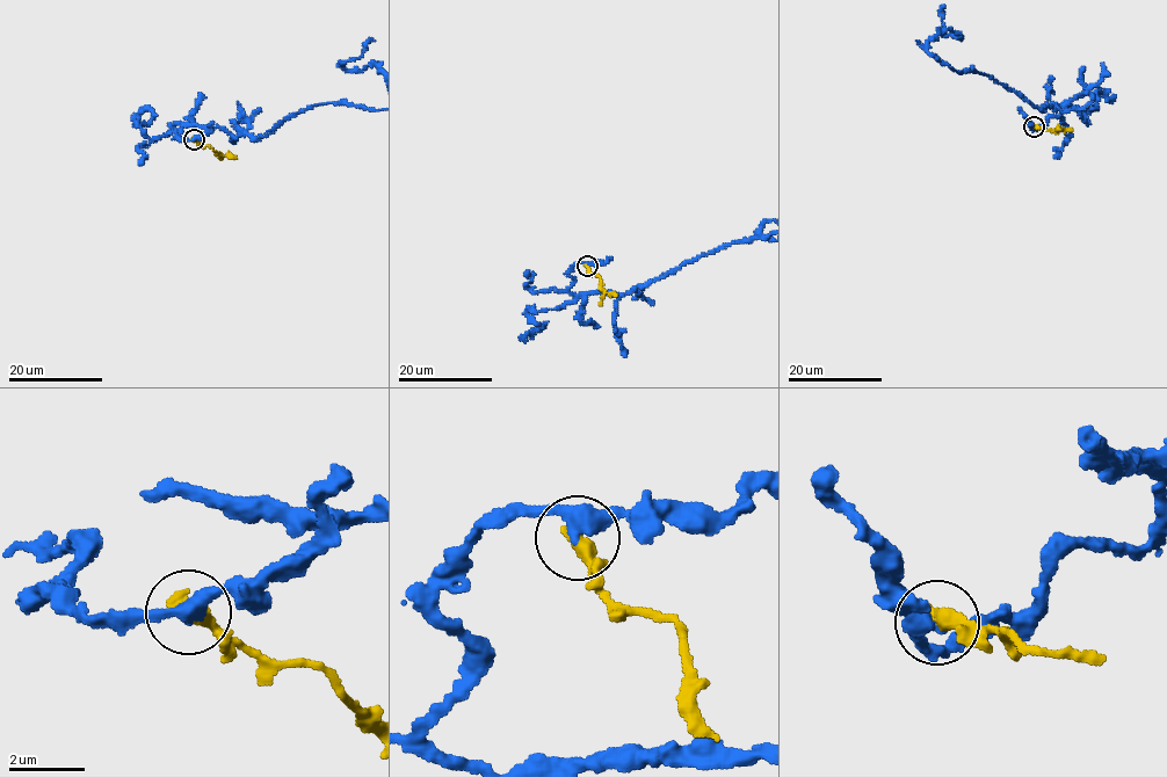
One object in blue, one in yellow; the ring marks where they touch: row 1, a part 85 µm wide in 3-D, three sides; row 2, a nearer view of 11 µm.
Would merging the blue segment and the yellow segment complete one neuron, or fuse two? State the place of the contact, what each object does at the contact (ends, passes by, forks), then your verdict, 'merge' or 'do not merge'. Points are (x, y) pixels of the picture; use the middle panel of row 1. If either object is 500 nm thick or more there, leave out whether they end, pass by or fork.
place (587, 266); blue passes by; yellow ends; do not merge

